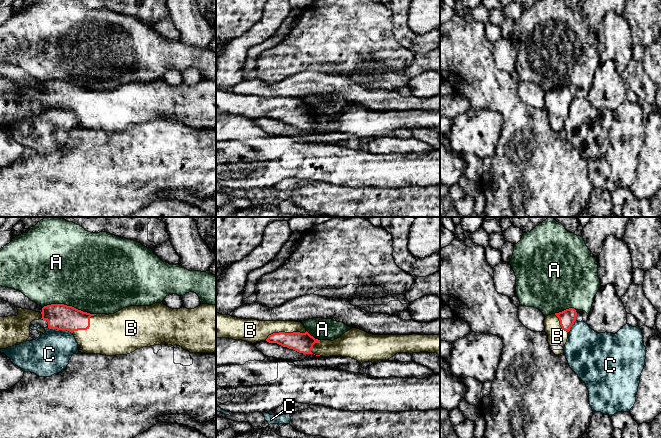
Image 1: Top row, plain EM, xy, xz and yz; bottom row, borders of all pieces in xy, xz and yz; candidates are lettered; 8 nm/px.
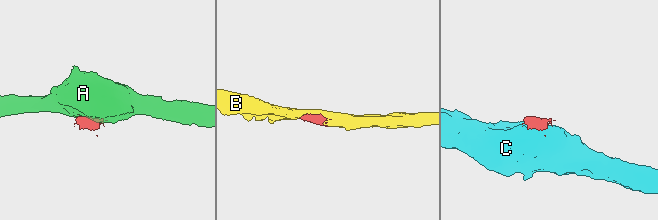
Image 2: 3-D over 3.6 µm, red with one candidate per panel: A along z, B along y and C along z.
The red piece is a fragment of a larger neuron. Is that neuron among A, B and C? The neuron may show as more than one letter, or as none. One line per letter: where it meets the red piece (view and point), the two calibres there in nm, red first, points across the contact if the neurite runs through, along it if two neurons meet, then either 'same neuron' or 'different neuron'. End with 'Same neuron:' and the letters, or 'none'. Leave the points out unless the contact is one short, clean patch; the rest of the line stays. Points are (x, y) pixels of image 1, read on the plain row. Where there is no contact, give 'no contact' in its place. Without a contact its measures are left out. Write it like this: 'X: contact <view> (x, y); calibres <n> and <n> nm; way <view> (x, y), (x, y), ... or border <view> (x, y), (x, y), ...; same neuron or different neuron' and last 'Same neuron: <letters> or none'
A: contact xy (69, 82); calibres 200 and 480 nm; different neuron
B: contact xz (284, 108); calibres 160 and 180 nm; same neuron
C: contact xy (60, 105); calibres 200 and 320 nm; border xy (47, 103), (68, 106), (72, 109); different neuron
Same neuron: B

